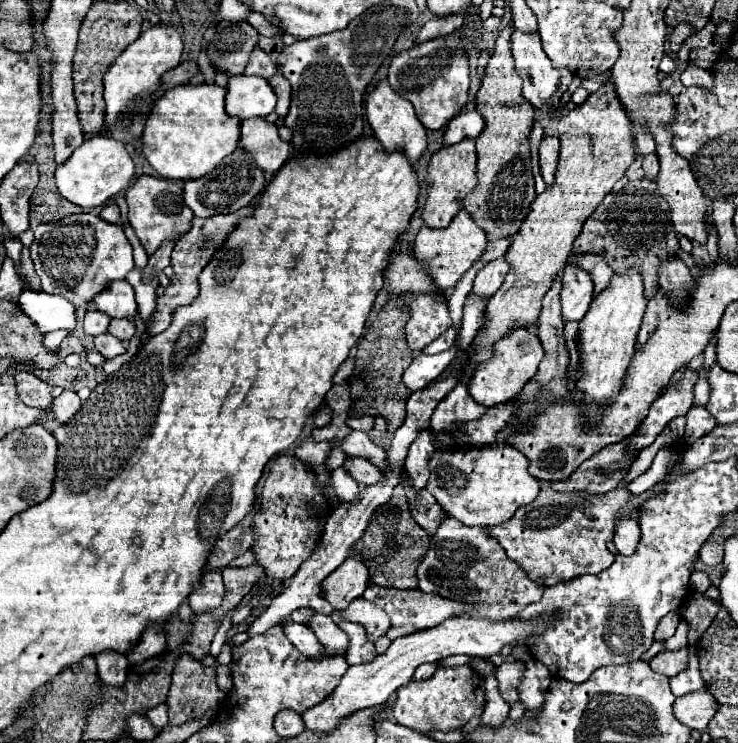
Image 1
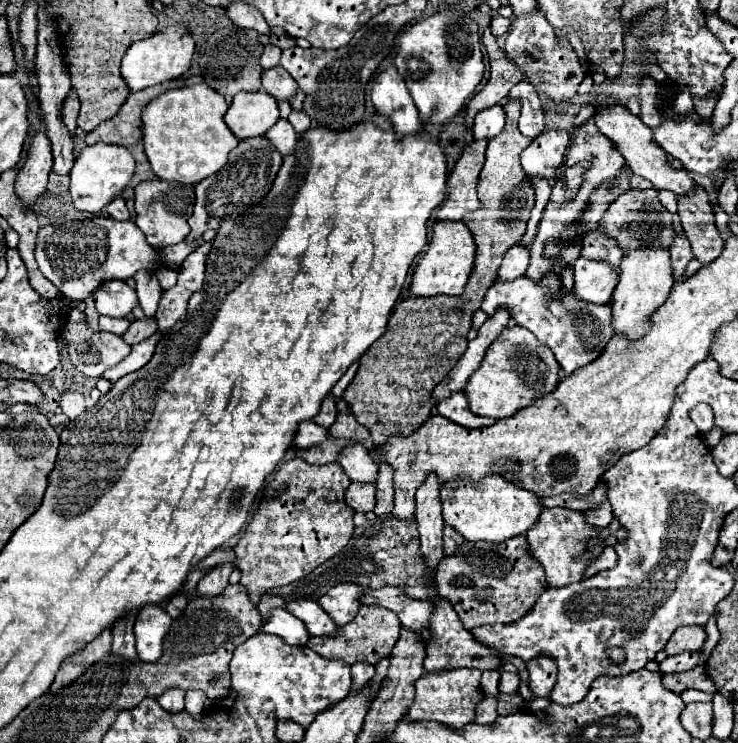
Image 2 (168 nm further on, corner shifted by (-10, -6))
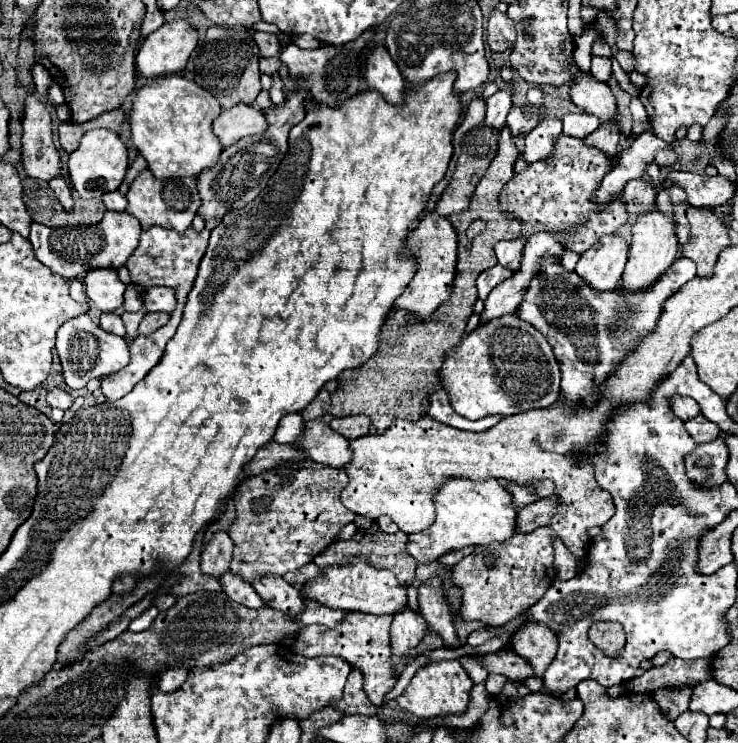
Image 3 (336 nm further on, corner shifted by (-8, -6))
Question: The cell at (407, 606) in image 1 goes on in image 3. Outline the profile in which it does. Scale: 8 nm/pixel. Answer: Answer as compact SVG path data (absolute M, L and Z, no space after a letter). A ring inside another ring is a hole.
M353 561L353 565L345 565L341 569L323 569L319 577L305 583L301 595L333 609L361 611L371 615L393 615L407 607L407 593L399 585L397 577L393 577L393 573L389 571L369 569L369 565L365 565L363 561Z

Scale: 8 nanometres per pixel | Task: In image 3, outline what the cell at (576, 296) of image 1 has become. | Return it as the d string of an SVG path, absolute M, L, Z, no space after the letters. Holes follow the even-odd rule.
M619 235L601 237L593 249L581 255L575 273L595 291L617 289L627 263L627 251L629 245Z

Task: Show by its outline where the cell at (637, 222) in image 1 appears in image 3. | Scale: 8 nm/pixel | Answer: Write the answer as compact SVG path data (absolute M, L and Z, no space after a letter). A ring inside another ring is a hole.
M637 179L625 185L625 189L621 191L621 199L629 215L643 215L655 207L655 191L651 183L643 179Z

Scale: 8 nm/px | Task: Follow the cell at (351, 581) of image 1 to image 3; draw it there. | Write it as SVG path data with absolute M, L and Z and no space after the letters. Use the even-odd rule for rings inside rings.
M305 599L305 613L297 617L303 625L325 625L325 627L335 627L345 619L347 611L341 609L331 609L327 605L321 605L313 599Z

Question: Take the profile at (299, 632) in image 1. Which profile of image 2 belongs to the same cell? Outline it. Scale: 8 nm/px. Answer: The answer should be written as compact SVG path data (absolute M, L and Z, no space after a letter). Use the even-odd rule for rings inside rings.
M279 607L271 609L271 615L269 615L267 623L263 625L263 631L273 633L273 635L281 637L285 643L297 645L297 647L305 645L309 641L309 637L311 637L307 633L305 625L297 617L293 617L289 611L279 609Z

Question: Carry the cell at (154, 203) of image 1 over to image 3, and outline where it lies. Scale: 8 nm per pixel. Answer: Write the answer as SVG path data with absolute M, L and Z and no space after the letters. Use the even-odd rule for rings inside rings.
M145 169L141 175L137 175L137 179L129 185L129 193L127 193L127 213L135 215L141 223L143 229L149 229L153 225L159 225L163 229L173 229L175 233L183 235L189 227L191 221L199 209L199 193L195 187L195 179L193 177L185 177L185 179L157 179L151 175L149 169Z

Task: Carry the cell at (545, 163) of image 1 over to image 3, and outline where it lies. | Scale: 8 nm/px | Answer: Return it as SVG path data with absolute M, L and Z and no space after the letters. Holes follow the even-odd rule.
M547 117L539 121L539 125L525 135L525 149L523 149L523 161L535 163L545 157L549 157L555 141L561 135L561 121Z

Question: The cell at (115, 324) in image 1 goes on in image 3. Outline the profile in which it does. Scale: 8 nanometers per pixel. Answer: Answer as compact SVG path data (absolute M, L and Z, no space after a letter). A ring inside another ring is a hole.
M147 313L139 325L139 335L149 335L149 333L157 331L161 325L165 325L167 321L169 321L167 313Z

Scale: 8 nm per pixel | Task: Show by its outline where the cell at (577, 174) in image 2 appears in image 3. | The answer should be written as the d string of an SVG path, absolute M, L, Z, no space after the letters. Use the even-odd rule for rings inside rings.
M560 135L555 149L543 161L531 163L523 173L515 175L501 191L501 207L513 211L523 221L523 237L529 237L537 231L549 233L577 229L577 233L567 241L567 249L575 253L585 253L591 249L601 235L617 235L619 227L625 225L627 213L621 205L621 197L615 197L605 211L597 211L591 203L595 187L601 183L609 165L617 161L615 157L605 157L599 149L583 145L581 139Z

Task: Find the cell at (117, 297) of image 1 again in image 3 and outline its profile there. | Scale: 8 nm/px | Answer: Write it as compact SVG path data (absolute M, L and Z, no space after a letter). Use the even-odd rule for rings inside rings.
M97 269L97 273L89 273L85 277L85 293L95 303L95 307L103 313L113 313L117 307L123 305L125 285L117 277L117 271Z

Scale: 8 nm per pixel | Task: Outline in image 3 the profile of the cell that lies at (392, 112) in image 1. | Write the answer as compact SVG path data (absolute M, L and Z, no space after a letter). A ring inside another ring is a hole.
M377 47L373 51L373 55L369 57L367 69L365 69L365 79L371 89L377 89L377 93L381 93L385 97L385 101L389 101L393 105L403 103L407 85L385 47Z

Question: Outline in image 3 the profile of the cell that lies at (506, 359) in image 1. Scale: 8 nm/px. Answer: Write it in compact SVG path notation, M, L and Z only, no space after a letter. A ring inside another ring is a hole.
M505 315L481 325L477 331L465 335L461 345L447 353L441 369L441 381L451 397L453 409L467 419L483 419L487 415L515 415L527 409L549 407L559 401L559 365L545 337L517 315Z

